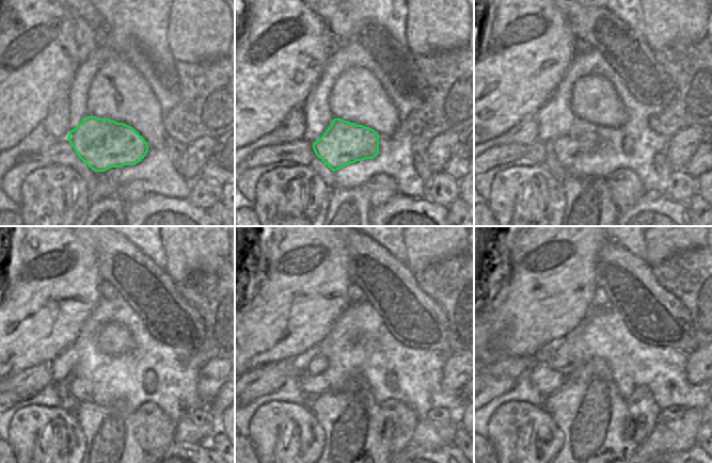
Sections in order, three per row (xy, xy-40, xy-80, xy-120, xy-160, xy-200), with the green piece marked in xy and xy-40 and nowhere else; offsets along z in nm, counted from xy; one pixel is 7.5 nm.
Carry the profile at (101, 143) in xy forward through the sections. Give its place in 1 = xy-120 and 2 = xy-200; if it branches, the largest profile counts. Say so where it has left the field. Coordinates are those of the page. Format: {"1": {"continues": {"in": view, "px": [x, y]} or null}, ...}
{"1": {"continues": {"in": "xy-120", "px": [80, 388]}}, "2": {"continues": {"in": "xy-200", "px": [546, 380]}}}

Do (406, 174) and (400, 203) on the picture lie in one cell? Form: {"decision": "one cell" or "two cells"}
{"decision": "two cells"}

